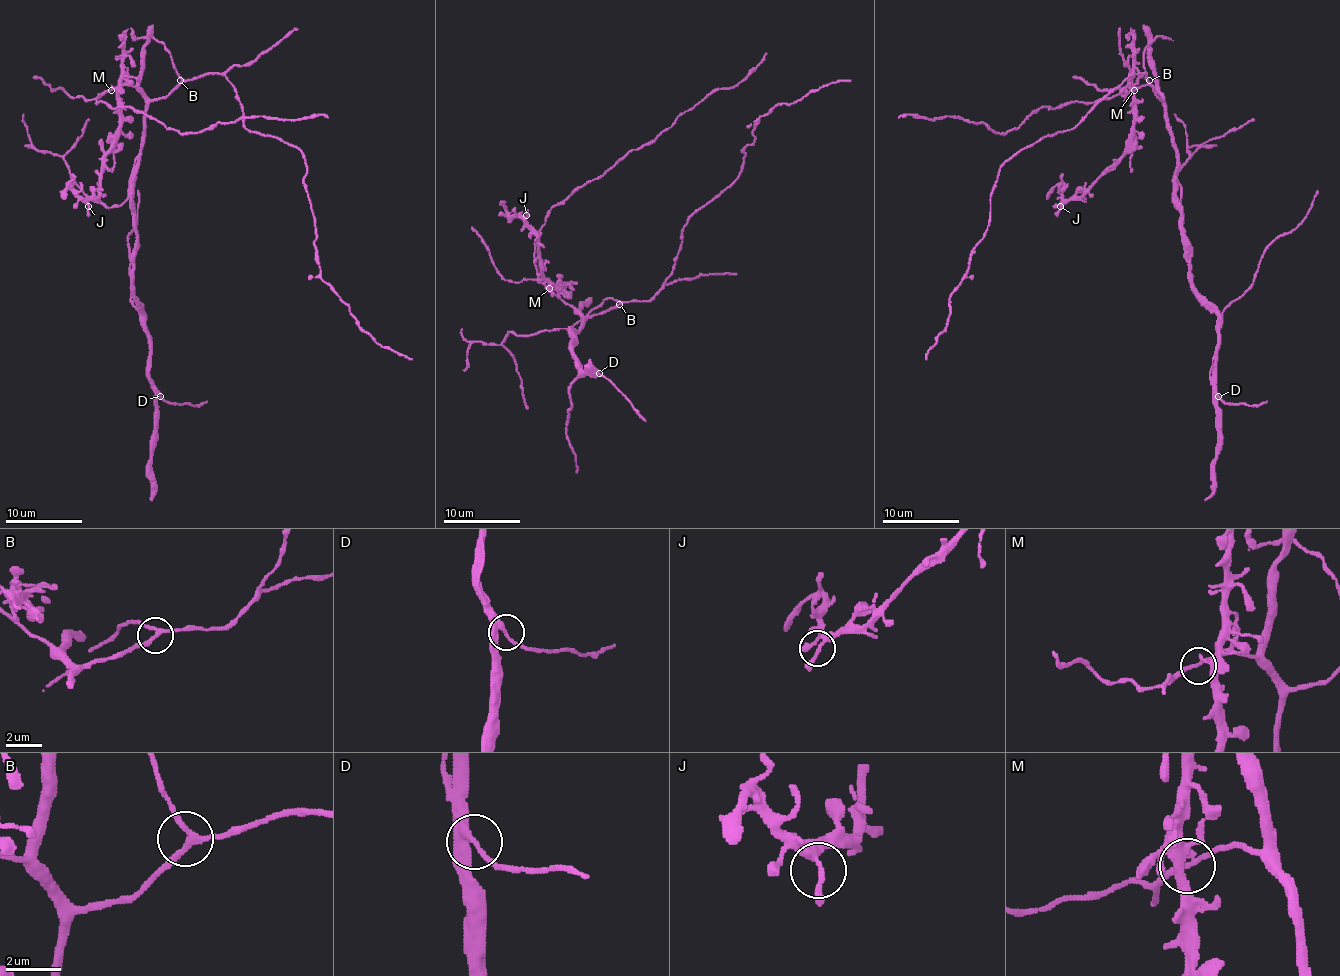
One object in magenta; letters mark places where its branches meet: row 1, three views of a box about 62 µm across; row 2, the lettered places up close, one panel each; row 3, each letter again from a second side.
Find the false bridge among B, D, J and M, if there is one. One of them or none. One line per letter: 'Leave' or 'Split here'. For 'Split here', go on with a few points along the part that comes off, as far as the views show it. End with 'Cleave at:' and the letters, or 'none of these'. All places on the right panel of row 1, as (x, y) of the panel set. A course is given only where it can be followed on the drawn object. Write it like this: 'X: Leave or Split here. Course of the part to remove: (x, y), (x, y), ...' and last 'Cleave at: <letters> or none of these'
B: Leave
D: Leave
J: Leave
M: Leave
Cleave at: none of these

